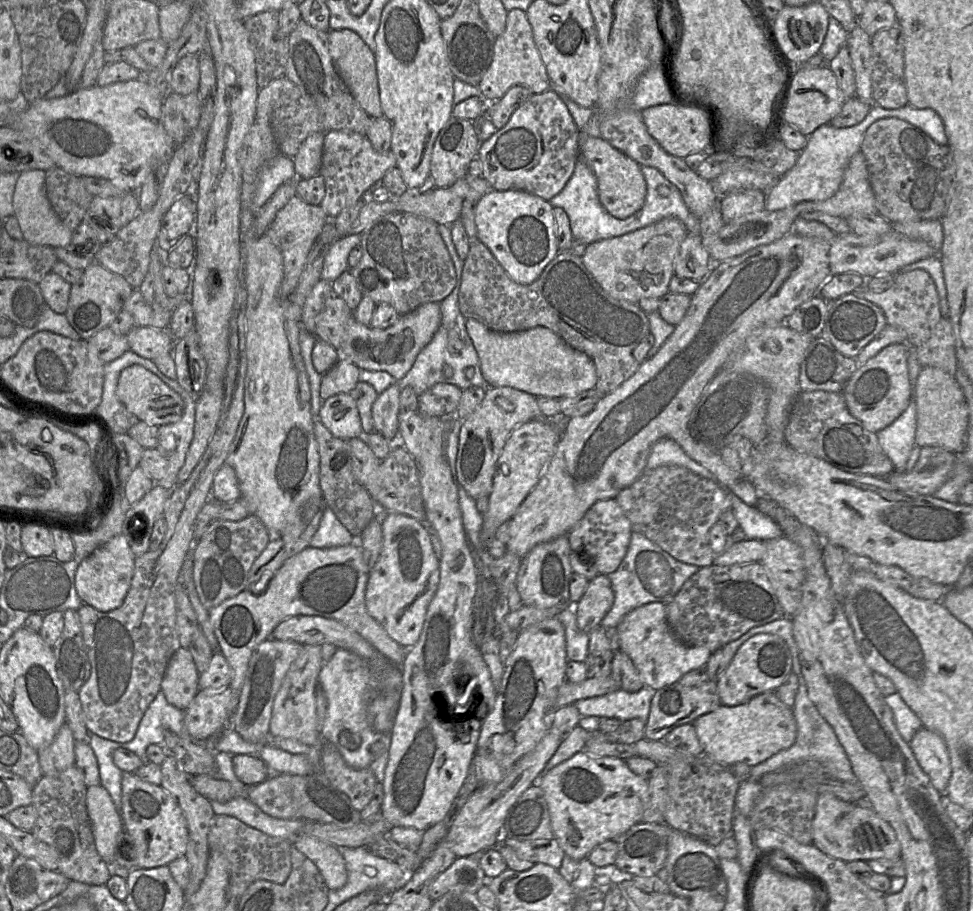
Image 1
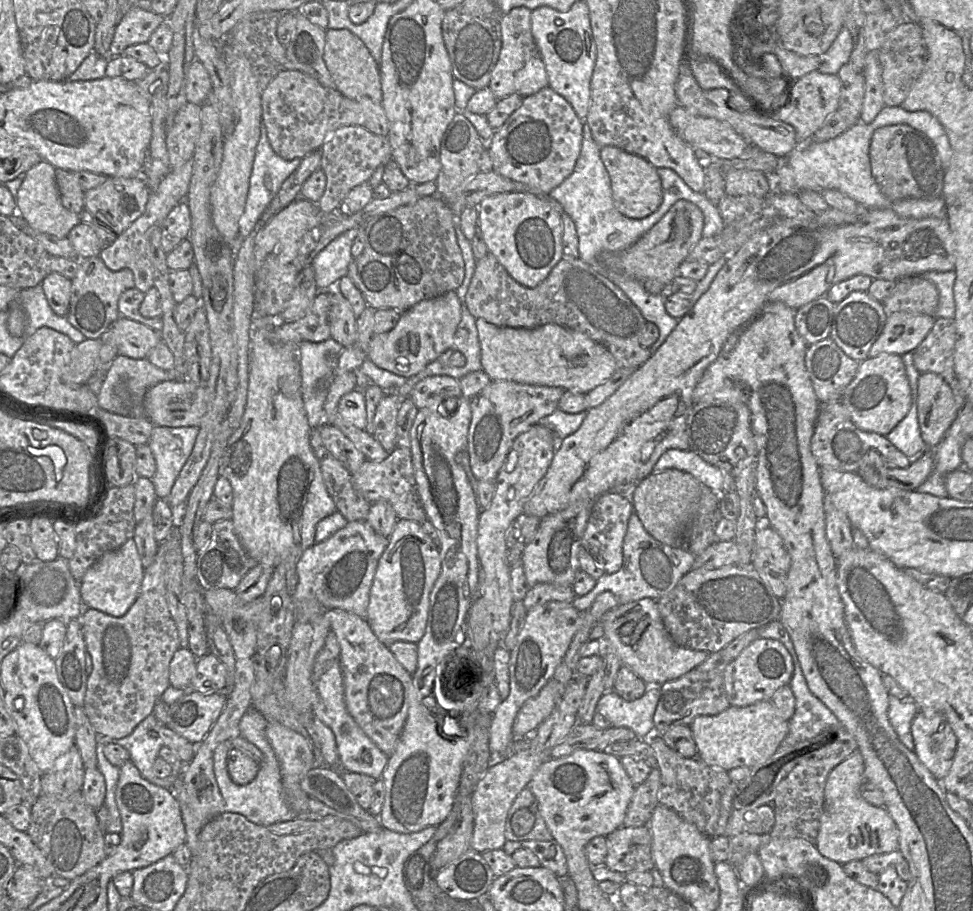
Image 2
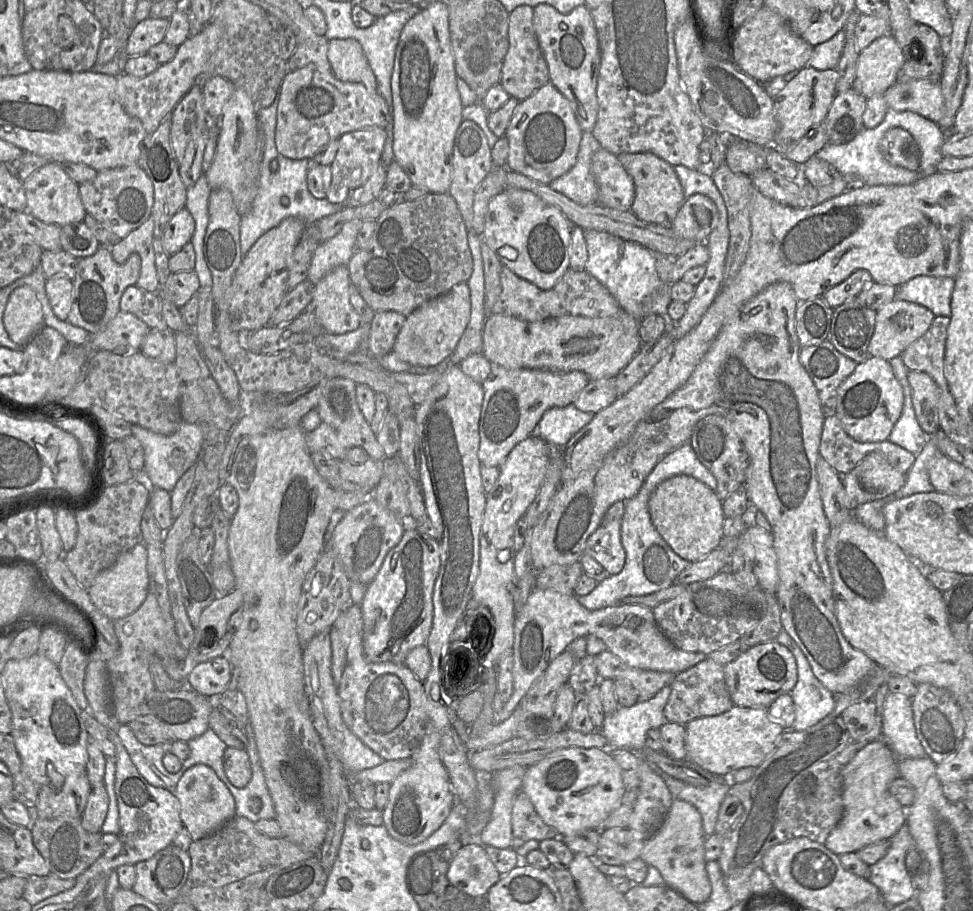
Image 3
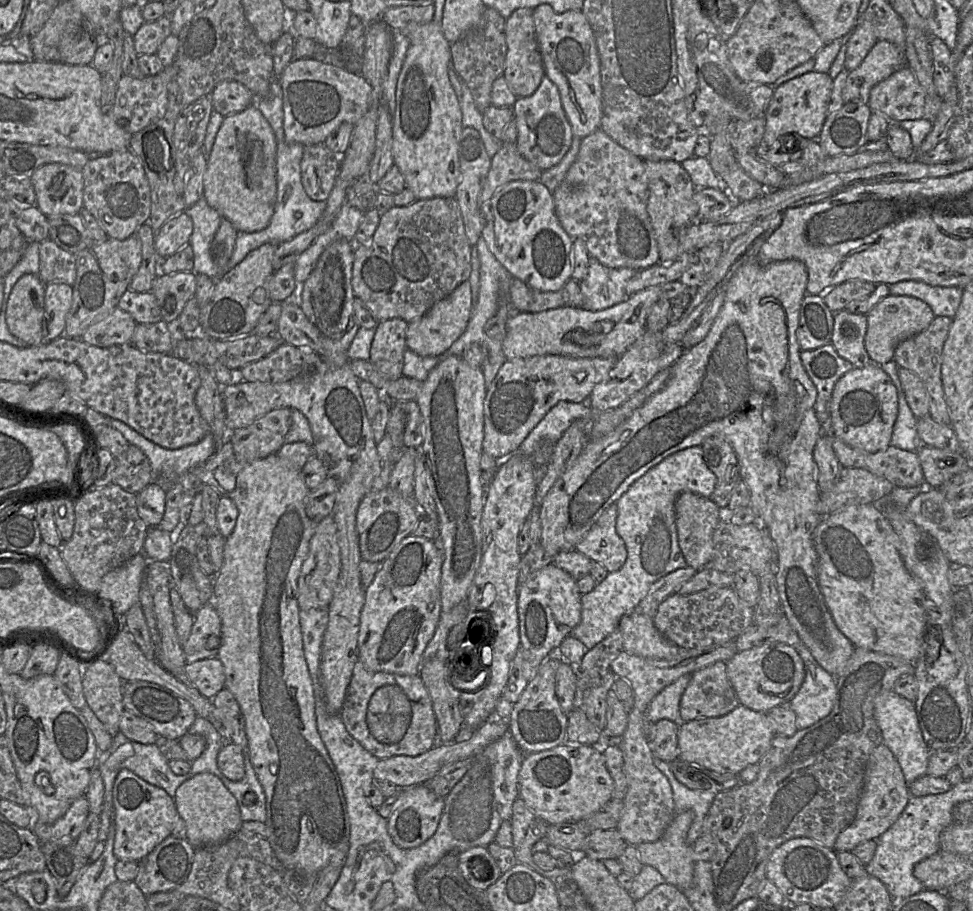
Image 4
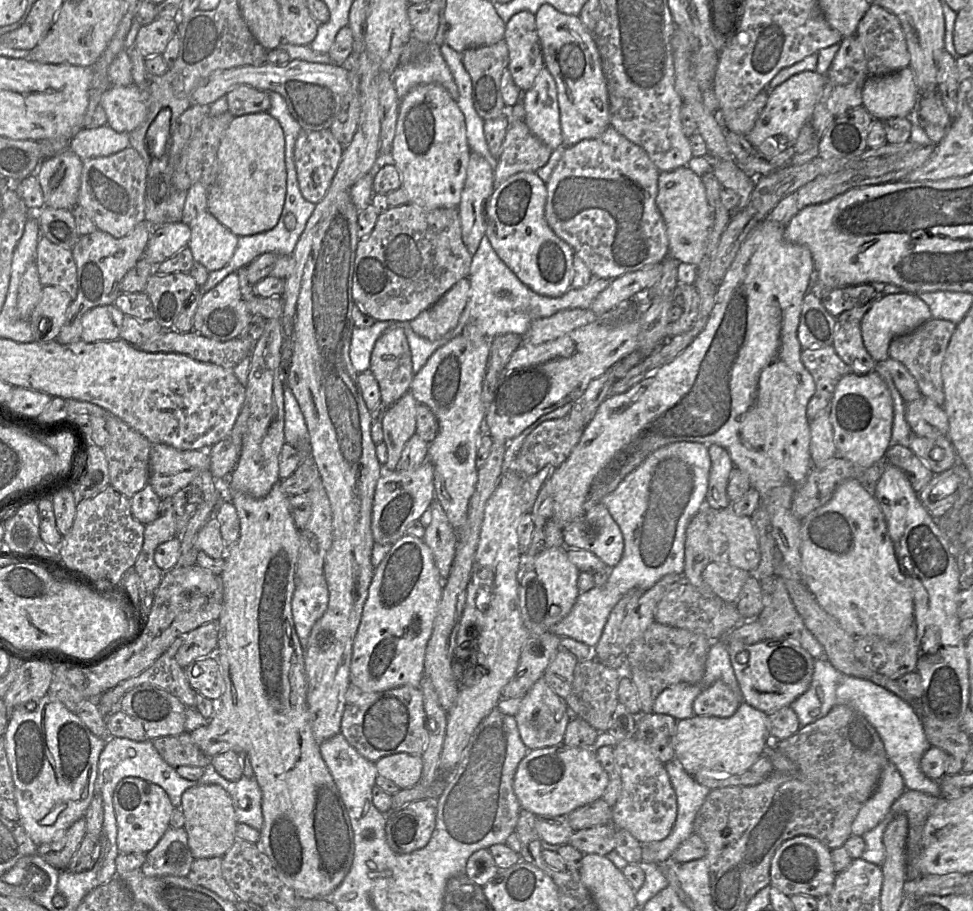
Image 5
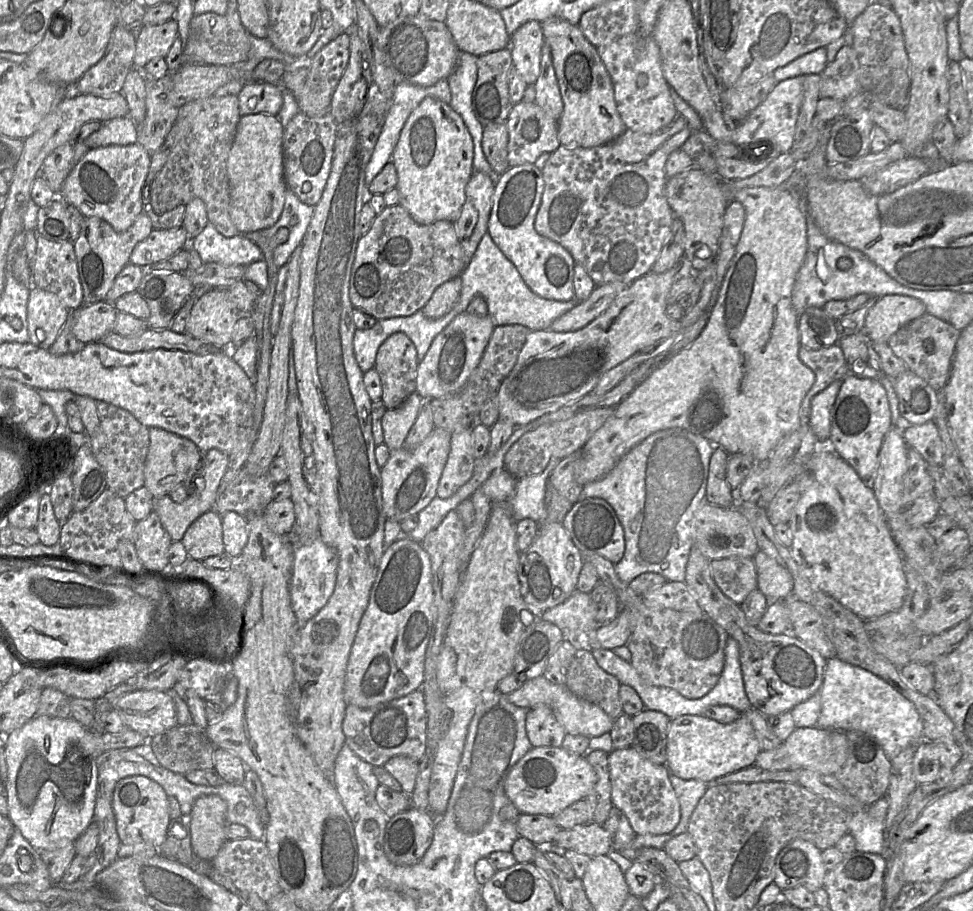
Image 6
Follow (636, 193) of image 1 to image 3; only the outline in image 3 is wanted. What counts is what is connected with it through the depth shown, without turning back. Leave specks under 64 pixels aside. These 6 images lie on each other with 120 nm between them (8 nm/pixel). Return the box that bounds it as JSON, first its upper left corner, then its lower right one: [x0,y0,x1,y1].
[617,152,686,226]

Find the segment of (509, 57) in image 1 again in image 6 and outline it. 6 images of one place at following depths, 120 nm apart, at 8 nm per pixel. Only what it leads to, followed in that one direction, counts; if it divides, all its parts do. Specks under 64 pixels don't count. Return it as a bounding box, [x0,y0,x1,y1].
[511,20,543,85]

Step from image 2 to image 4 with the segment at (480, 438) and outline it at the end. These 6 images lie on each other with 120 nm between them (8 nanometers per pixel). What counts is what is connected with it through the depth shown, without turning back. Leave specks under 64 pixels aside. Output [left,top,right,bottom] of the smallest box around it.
[483,355,617,461]

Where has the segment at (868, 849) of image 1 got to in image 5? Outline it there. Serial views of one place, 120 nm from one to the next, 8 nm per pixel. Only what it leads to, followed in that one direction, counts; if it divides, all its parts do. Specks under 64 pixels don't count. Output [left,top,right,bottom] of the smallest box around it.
[851,761,906,836]

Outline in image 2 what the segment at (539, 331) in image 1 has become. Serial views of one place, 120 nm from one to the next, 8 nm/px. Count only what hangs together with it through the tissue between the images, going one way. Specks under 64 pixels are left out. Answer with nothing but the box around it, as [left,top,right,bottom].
[476,318,616,394]

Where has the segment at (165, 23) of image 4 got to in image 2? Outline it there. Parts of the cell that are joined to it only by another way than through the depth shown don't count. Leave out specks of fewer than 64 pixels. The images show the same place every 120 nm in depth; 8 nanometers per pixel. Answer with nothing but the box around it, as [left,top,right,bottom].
[109,5,165,56]

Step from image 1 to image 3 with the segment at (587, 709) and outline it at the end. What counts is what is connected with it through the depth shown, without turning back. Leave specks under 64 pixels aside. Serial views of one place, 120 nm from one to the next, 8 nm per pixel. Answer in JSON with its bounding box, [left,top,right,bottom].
[601,685,670,752]

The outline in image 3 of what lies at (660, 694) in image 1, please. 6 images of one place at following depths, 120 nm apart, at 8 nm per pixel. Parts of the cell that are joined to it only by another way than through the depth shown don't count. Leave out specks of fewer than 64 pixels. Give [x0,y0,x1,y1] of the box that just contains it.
[664,656,734,725]

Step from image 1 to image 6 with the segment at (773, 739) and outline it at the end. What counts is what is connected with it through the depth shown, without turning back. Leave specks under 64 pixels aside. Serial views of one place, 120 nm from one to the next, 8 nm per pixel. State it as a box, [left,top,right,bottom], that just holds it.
[666,713,761,782]

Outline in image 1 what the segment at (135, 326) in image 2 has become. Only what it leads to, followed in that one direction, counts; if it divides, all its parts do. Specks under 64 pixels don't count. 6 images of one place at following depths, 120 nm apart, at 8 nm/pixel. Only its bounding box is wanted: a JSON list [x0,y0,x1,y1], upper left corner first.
[126,326,175,360]

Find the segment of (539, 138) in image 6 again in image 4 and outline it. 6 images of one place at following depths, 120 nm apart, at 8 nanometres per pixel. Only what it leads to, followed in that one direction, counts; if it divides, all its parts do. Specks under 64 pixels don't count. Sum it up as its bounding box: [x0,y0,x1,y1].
[479,143,542,206]

